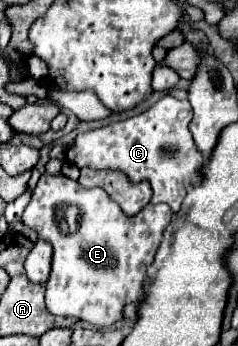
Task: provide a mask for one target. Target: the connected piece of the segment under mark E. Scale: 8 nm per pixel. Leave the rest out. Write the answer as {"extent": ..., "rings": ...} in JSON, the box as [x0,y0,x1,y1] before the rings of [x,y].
{"extent":[21,173,173,327],"rings":[[[43,173],[39,177],[37,187],[31,193],[31,201],[25,207],[21,221],[33,231],[37,231],[39,239],[53,245],[53,269],[45,293],[47,309],[53,315],[73,315],[97,327],[109,327],[115,321],[123,319],[123,307],[129,303],[137,303],[145,297],[143,283],[147,267],[153,263],[153,257],[161,245],[161,237],[171,219],[173,213],[165,203],[149,203],[137,215],[127,217],[101,187],[85,189],[65,175]]]}

